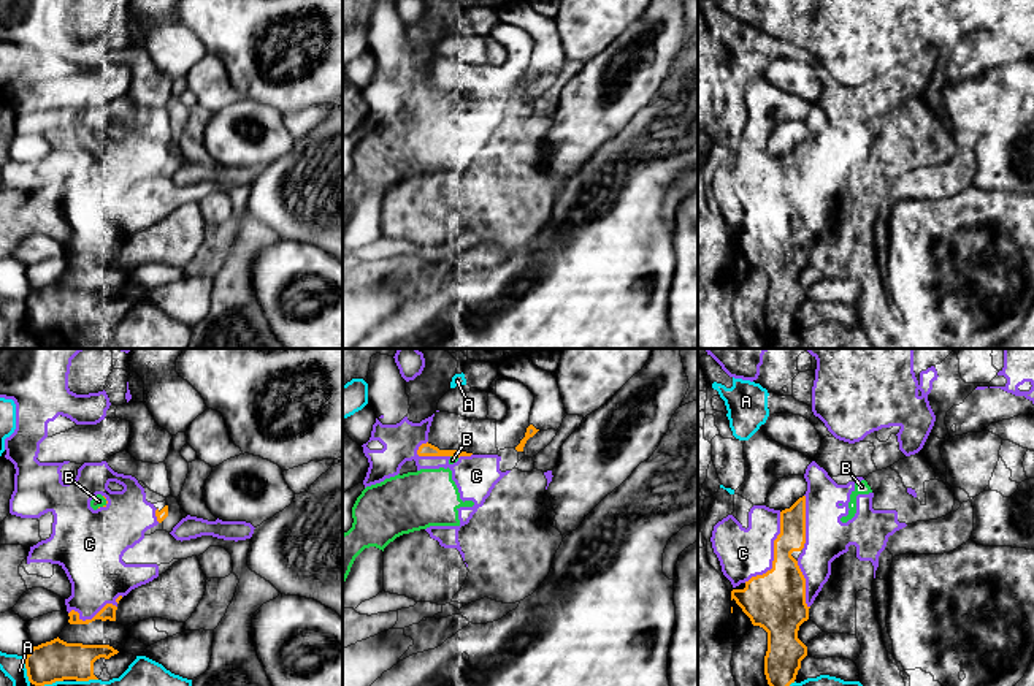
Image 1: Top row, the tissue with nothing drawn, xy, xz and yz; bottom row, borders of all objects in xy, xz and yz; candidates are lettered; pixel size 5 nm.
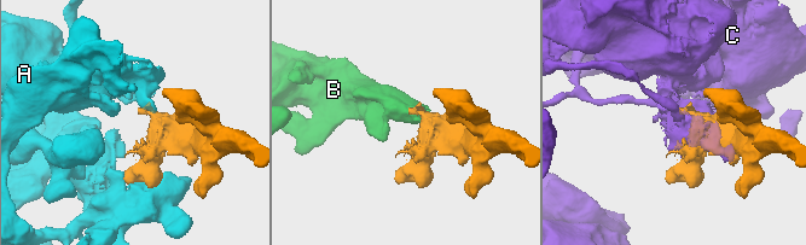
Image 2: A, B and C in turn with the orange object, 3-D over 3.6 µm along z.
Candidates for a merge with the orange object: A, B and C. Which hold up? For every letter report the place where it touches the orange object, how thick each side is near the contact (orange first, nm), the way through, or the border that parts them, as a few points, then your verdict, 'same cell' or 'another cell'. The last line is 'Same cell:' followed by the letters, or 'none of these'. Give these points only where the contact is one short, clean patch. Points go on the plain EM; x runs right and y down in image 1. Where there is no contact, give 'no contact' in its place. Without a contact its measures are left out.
A: meets orange in xy at (27, 316); 200 nm thick on the orange side, 130 nm on the other; another cell
B: meets orange in xy at (107, 146); 20 nm thick on the orange side, 60 nm on the other; same cell
C: meets orange in yz at (774, 198); 300 nm thick on the orange side, 260 nm on the other; another cell
Same cell: B

